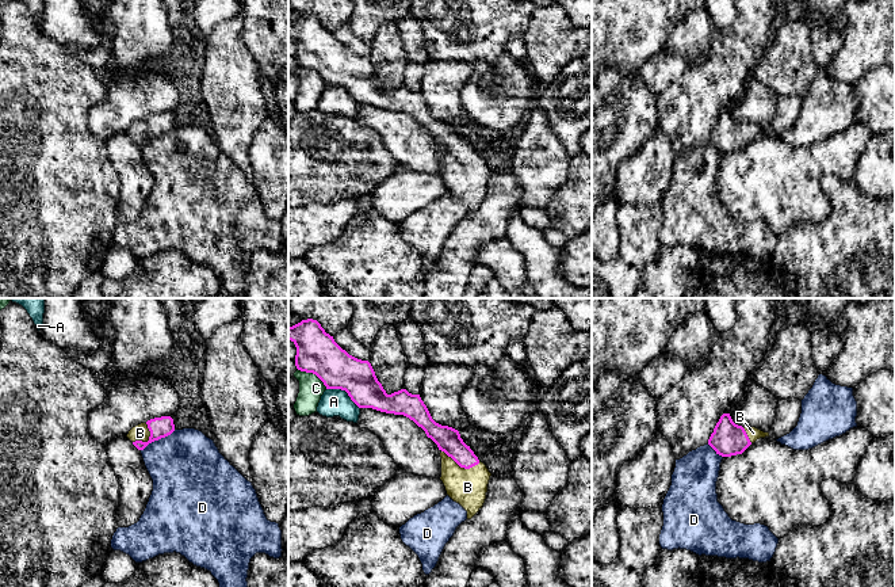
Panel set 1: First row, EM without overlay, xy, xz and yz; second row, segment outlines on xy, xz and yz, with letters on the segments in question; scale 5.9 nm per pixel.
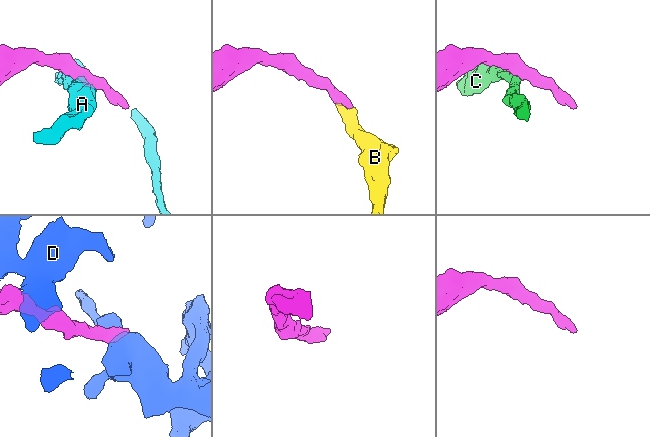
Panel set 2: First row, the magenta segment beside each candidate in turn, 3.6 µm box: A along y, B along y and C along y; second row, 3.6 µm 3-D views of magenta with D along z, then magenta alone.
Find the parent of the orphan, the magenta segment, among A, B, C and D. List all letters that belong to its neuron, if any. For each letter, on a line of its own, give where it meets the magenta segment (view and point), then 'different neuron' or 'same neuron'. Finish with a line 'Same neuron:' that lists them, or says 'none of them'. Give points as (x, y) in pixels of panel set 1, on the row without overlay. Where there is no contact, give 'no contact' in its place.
A: contact xz (344, 86); different neuron
B: contact xz (461, 163); same neuron
C: contact xz (313, 69); different neuron
D: contact xy (157, 136); different neuron
Same neuron: B

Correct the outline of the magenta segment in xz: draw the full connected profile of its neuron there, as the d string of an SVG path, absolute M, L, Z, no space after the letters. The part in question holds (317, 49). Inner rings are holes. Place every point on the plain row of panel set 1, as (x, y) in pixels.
M307 15L288 23L288 37L297 43L297 65L315 70L326 85L345 87L359 104L372 104L386 110L403 111L421 123L441 148L440 176L445 183L447 191L467 207L467 216L471 216L482 205L492 169L478 156L470 142L463 138L458 126L441 122L432 115L420 91L412 91L406 85L387 91L378 77L371 60L349 52L334 38L333 33L325 28L317 16Z

